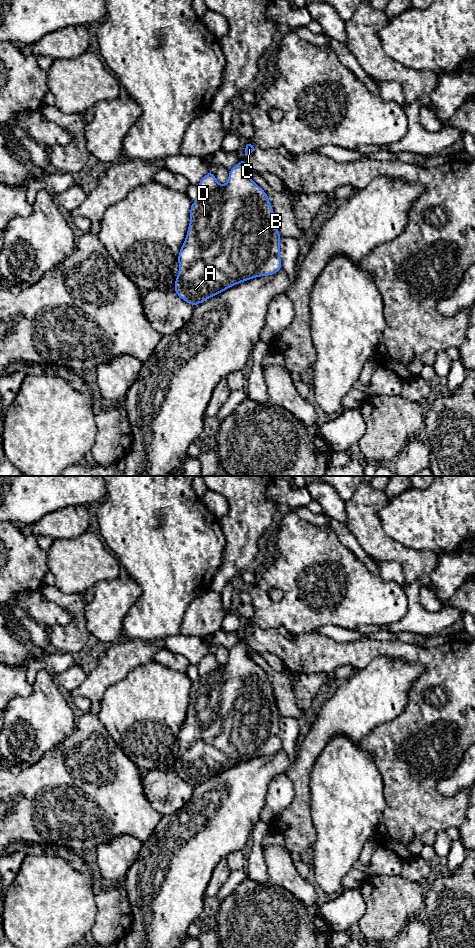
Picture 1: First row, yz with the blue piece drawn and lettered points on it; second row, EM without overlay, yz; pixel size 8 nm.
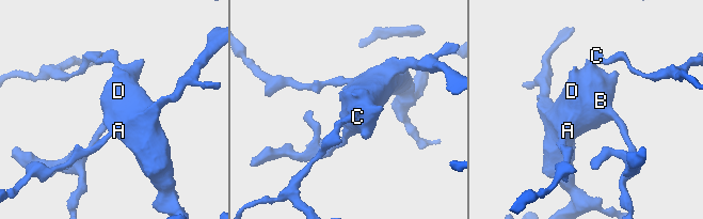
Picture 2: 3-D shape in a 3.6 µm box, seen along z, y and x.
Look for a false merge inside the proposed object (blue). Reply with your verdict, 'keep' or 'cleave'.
keep

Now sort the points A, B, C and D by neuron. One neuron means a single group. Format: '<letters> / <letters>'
A B C D

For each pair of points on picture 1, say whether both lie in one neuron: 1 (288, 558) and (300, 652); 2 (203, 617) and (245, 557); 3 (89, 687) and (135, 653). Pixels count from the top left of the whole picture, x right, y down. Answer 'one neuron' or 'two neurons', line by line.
1: two neurons
2: two neurons
3: one neuron

